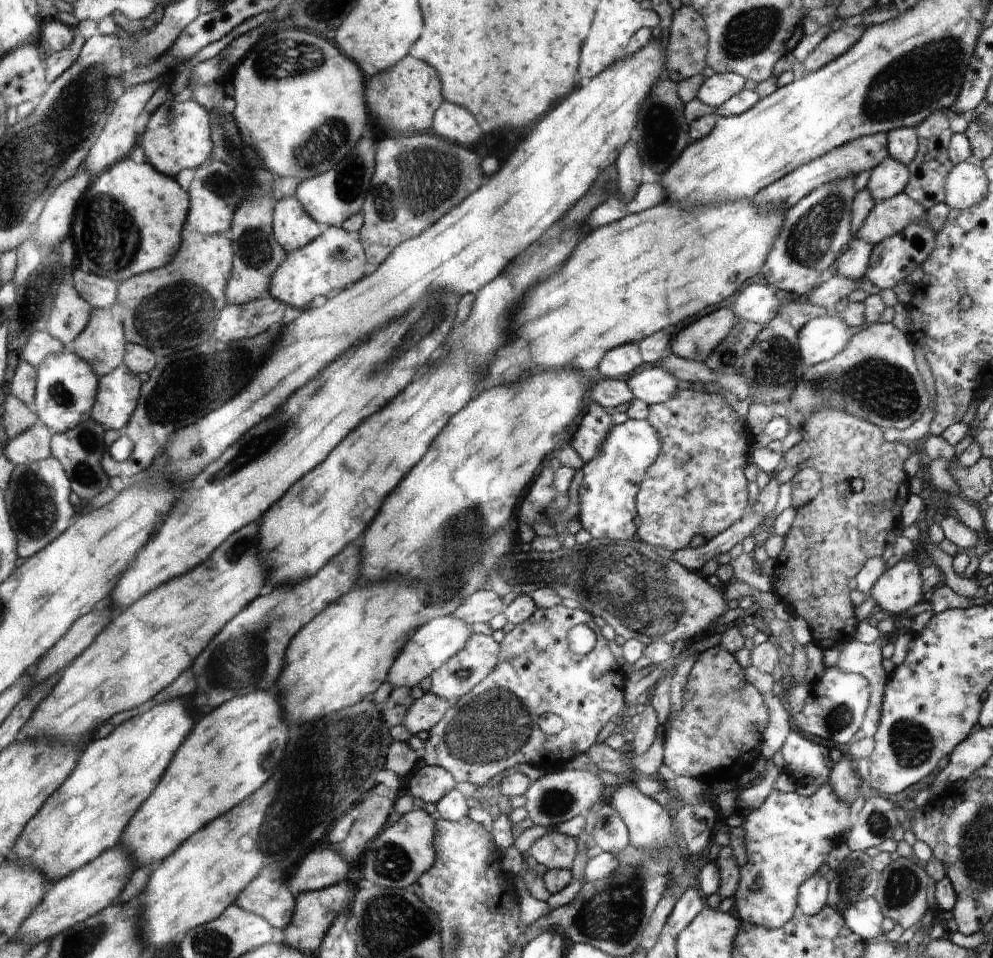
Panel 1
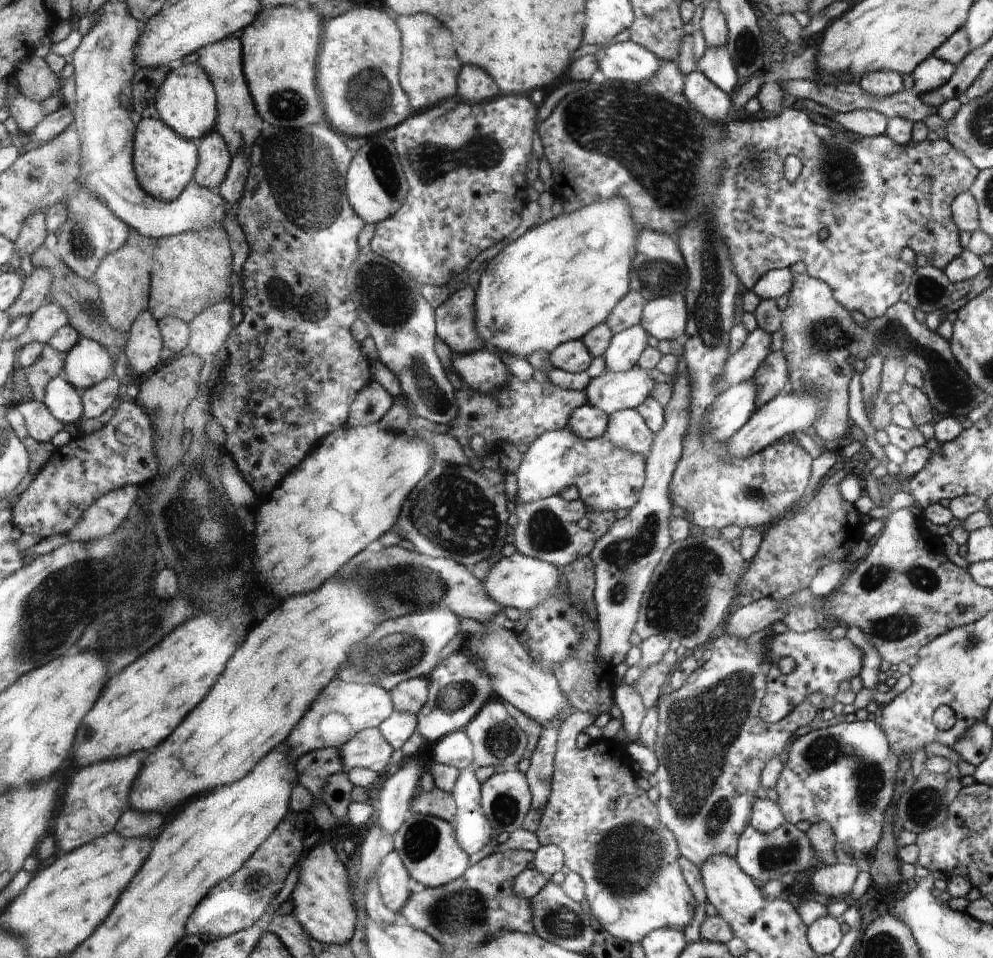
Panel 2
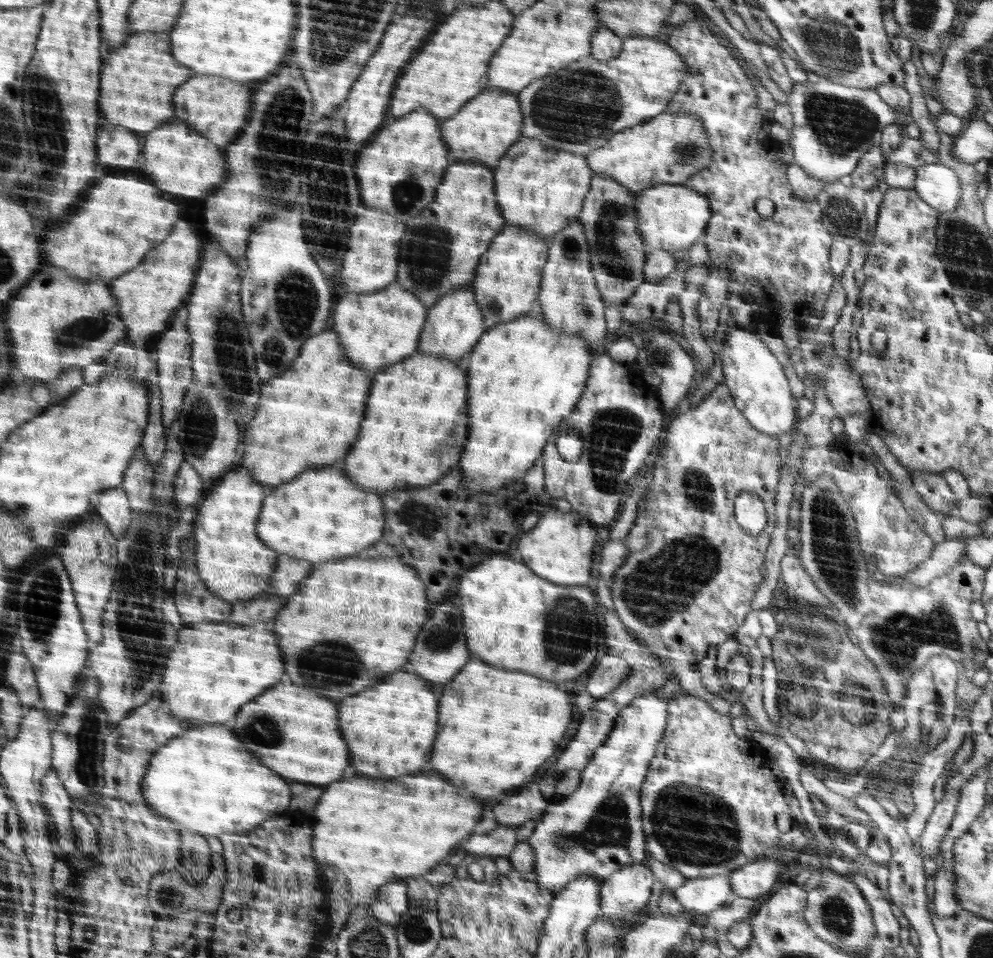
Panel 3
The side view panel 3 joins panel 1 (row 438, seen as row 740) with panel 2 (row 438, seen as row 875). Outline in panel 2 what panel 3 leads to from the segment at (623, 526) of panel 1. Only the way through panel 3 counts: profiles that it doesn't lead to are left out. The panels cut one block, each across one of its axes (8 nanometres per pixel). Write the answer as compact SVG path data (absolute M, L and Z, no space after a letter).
M567 426L562 430L541 434L523 453L515 473L518 492L515 502L532 502L551 497L568 486L576 486L587 508L594 512L630 510L638 501L646 480L646 463L640 454L616 446L604 433L600 438L578 438Z

